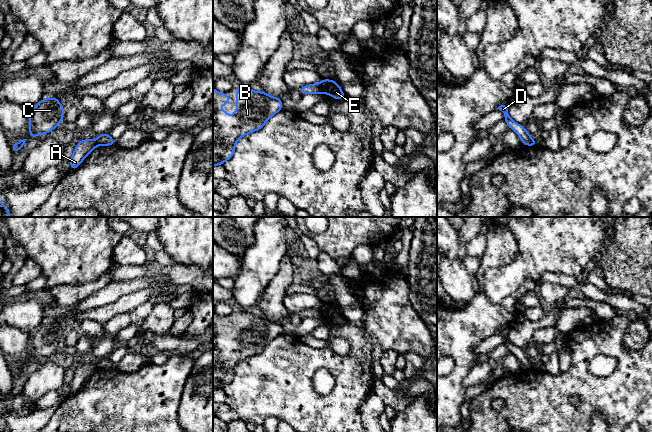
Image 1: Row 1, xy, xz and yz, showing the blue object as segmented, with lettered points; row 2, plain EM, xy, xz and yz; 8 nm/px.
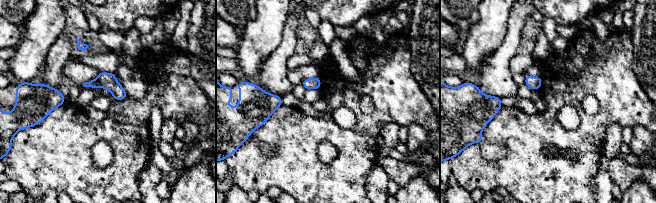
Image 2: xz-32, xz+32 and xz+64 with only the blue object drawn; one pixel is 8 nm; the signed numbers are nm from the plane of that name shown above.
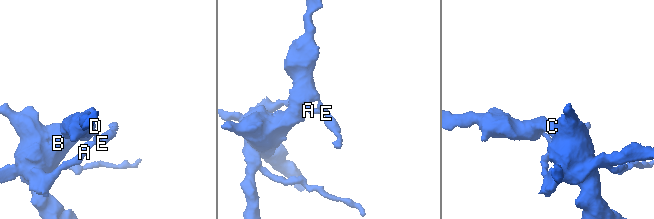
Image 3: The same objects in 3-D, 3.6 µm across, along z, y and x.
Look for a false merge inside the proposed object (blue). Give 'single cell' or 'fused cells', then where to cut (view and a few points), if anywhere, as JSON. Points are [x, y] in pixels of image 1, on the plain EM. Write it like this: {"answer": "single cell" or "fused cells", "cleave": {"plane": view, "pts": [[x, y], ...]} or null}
{"answer": "fused cells", "cleave": {"plane": "xz", "pts": [[318, 307], [322, 316]]}}

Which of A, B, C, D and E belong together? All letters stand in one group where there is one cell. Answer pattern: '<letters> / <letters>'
A / B C D E

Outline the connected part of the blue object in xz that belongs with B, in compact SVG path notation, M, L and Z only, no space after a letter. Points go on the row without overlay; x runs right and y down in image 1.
M237 310L237 333L232 340L228 340L225 334L219 334L220 328L229 329L229 319L227 317L219 317L213 311L213 390L222 389L223 386L229 384L235 375L235 368L246 358L260 354L263 349L277 336L282 334L282 324L277 321L272 321L264 315L256 316L246 310Z

